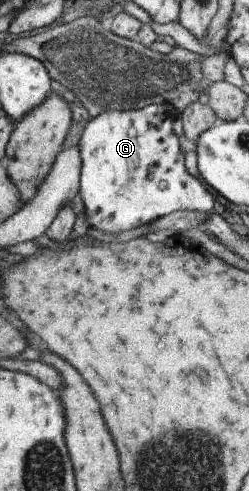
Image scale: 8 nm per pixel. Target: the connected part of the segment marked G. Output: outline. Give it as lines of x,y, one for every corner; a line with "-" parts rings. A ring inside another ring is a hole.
148,104
138,110
105,110
88,120
79,140
78,191
83,202
83,213
87,216
91,227
117,233
144,225
171,212
205,212
212,209
211,195
183,166
183,154
177,142
178,136
171,126
178,115
172,105

